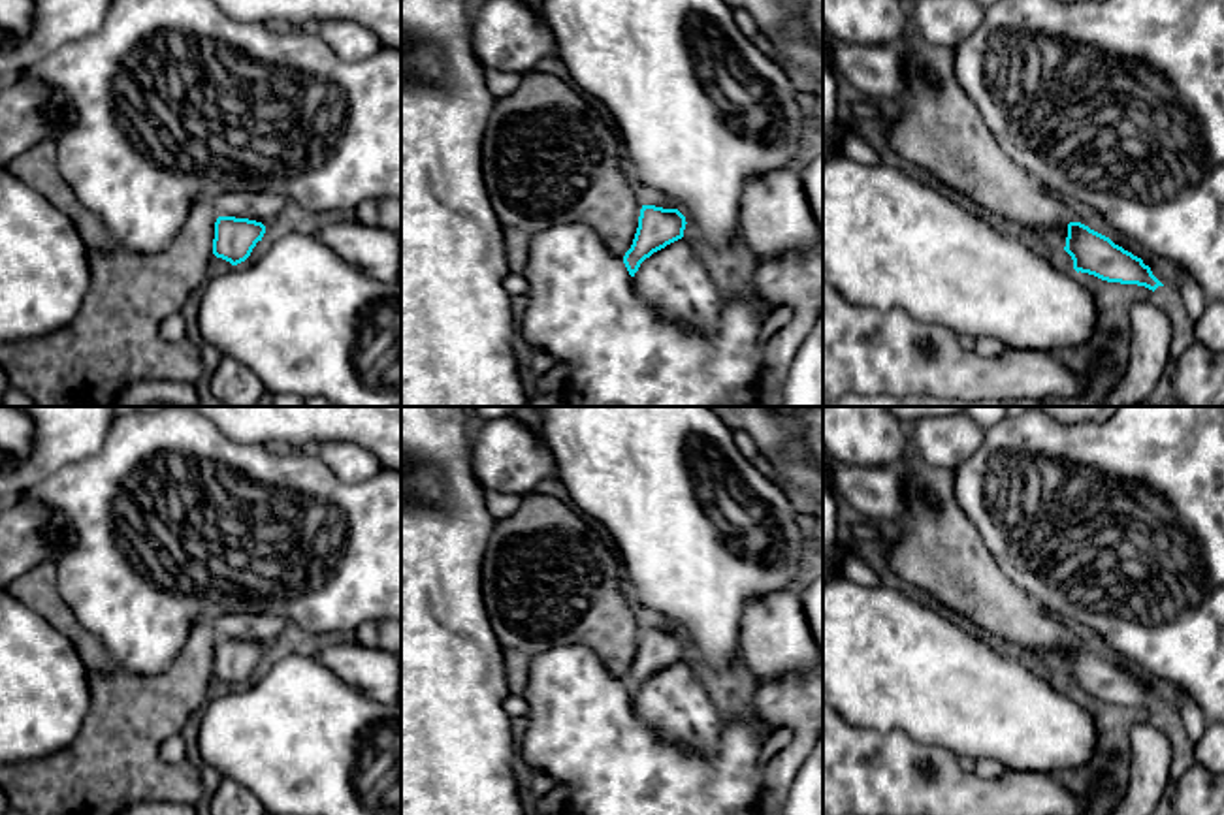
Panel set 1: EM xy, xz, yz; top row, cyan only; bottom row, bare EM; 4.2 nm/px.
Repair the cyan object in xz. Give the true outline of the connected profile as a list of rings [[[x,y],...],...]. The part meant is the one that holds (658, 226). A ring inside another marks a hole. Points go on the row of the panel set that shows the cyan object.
[[[527,72],[512,94],[495,100],[482,139],[482,175],[505,235],[510,273],[523,275],[533,235],[552,226],[571,222],[591,226],[606,248],[623,258],[631,277],[646,258],[684,237],[687,222],[678,209],[642,205],[638,201],[635,184],[621,166],[623,154],[623,139],[603,105],[556,75]]]

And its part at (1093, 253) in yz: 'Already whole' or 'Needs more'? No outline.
Needs more

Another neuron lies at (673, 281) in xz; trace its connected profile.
[[[685,237],[646,258],[635,286],[661,318],[704,335],[716,331],[721,294]]]

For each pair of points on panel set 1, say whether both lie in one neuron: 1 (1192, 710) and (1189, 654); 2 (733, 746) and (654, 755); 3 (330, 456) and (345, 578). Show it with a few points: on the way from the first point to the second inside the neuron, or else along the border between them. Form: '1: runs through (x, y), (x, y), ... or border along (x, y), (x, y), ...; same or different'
1: border along (1189, 695), (1204, 714); different
2: runs through (714, 767), (675, 767); same
3: border along (319, 454), (345, 482), (366, 480), (377, 471); different

